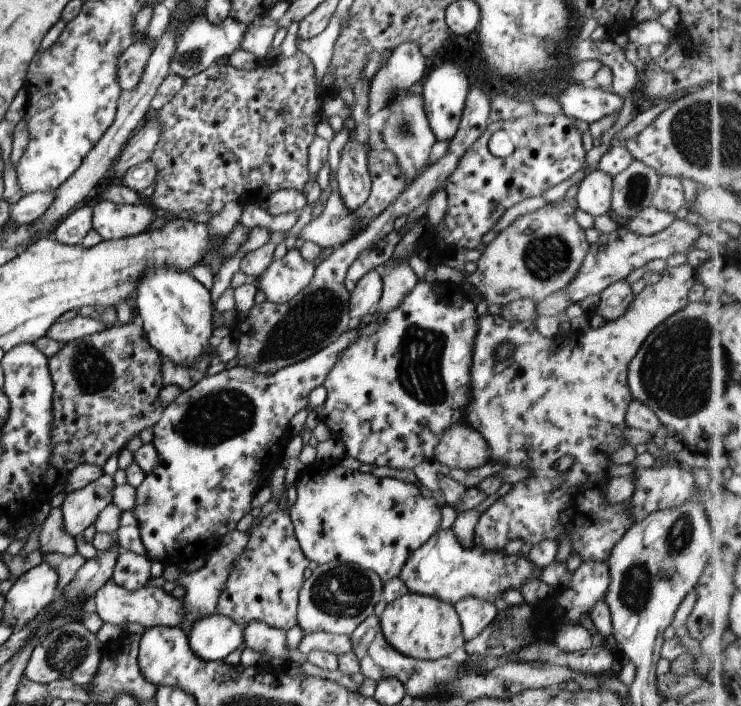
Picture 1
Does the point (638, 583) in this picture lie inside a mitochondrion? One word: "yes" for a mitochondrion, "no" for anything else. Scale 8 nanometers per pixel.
yes

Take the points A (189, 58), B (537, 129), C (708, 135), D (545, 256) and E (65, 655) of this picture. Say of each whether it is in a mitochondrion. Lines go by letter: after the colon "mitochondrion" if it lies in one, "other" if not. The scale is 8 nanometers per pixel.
A: mitochondrion
B: mitochondrion
C: mitochondrion
D: mitochondrion
E: mitochondrion

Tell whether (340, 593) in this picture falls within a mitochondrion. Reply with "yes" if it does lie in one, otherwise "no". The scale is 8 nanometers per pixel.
yes

